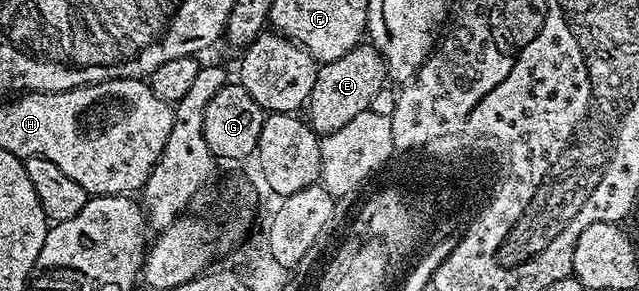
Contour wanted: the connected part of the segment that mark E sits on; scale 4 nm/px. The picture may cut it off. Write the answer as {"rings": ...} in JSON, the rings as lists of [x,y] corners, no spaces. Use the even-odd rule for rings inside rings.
{"rings":[[[360,45],[349,49],[349,53],[345,53],[345,57],[337,57],[337,61],[329,61],[320,66],[317,81],[313,81],[313,93],[307,98],[305,108],[307,123],[310,124],[317,136],[331,135],[337,129],[341,129],[341,125],[347,125],[349,121],[353,121],[353,117],[357,117],[357,113],[368,110],[374,104],[371,102],[378,97],[383,82],[388,82],[388,79],[387,63],[376,47]]]}

